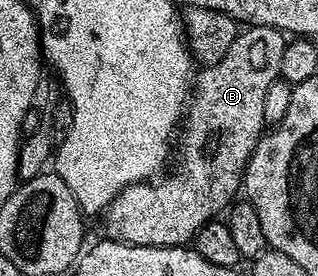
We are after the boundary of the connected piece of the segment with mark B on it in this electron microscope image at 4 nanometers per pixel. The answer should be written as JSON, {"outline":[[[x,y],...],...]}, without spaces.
{"outline":[[[275,26],[242,29],[227,56],[223,56],[219,64],[204,67],[196,75],[175,142],[177,167],[173,175],[170,178],[158,177],[154,182],[136,182],[123,188],[103,212],[106,239],[132,246],[185,246],[192,243],[205,222],[214,221],[220,215],[217,213],[221,209],[222,213],[238,197],[245,177],[245,165],[267,126],[263,120],[263,100],[267,97],[267,88],[271,88],[271,84],[281,77],[279,64],[283,60],[286,41],[286,35]]]}

